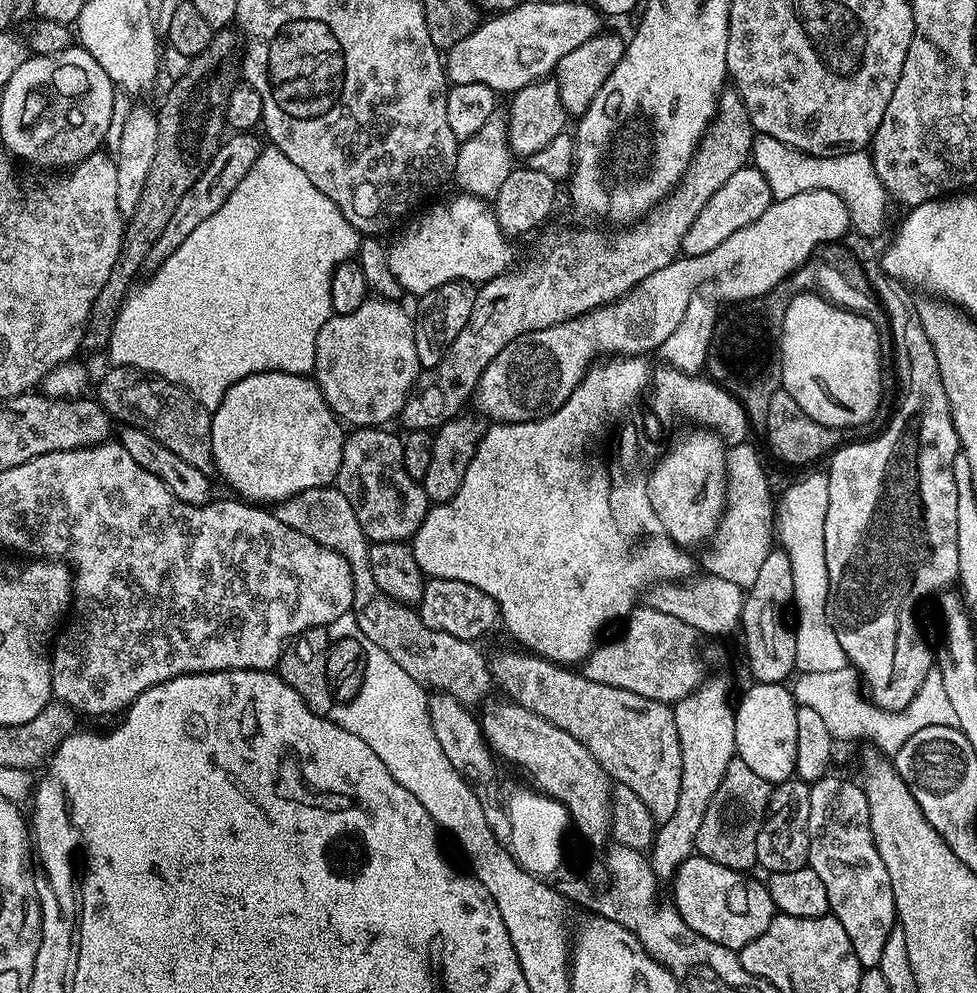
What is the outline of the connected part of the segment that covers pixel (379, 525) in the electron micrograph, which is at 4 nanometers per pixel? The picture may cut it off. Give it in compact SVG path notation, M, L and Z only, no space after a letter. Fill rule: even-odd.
M383 427L356 428L344 438L342 466L338 466L335 488L346 494L346 502L354 506L358 526L369 542L411 541L418 526L426 518L430 501L421 481L406 474L406 462L402 458L403 439Z

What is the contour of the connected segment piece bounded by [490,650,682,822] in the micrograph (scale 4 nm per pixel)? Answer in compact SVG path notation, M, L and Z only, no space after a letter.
M524 650L515 651L500 652L490 660L492 679L499 687L500 684L504 687L504 694L511 701L546 718L554 726L566 730L570 738L578 738L578 742L582 742L582 746L594 754L594 758L616 784L630 786L630 790L634 790L634 794L646 802L646 810L650 810L657 822L668 820L678 807L678 790L682 790L682 746L678 742L678 726L674 722L672 708L662 702L642 698L642 694L594 682L579 671L556 664L553 660L545 660L542 656Z

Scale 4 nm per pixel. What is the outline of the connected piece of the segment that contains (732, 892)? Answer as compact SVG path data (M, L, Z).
M693 854L678 866L670 881L671 899L690 930L702 934L702 938L710 938L710 942L739 950L747 946L758 931L758 924L752 921L752 888L744 879L743 872L718 866L718 862L710 862L710 858Z

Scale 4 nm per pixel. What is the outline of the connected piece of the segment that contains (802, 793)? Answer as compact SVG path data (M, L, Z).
M799 778L791 780L783 780L781 784L773 787L770 798L768 799L768 812L764 815L762 826L758 830L758 838L756 839L756 863L762 869L765 868L765 873L771 874L774 872L785 872L786 870L802 870L809 867L808 865L808 823L810 822L810 787Z

